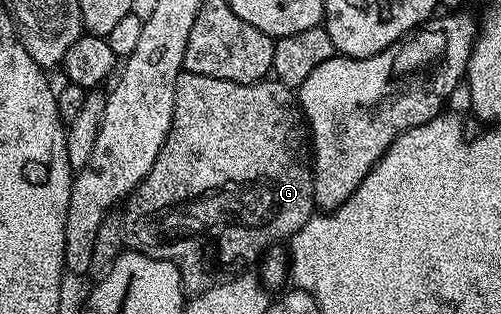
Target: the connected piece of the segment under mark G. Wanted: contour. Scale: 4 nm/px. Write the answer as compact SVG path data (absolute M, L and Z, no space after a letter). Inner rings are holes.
M199 74L178 75L176 92L174 93L174 111L172 124L168 136L164 140L164 148L160 148L160 156L156 156L156 164L152 164L152 172L144 176L141 184L135 188L133 194L125 199L126 214L121 215L122 233L125 234L125 245L132 250L139 250L160 260L168 260L180 272L182 285L191 295L202 294L221 282L241 275L248 266L252 267L262 258L264 251L271 244L281 243L289 239L301 228L309 218L314 217L314 168L312 165L312 139L308 133L306 119L302 107L298 104L295 91L277 80L263 80L260 82L229 82L212 76Z

